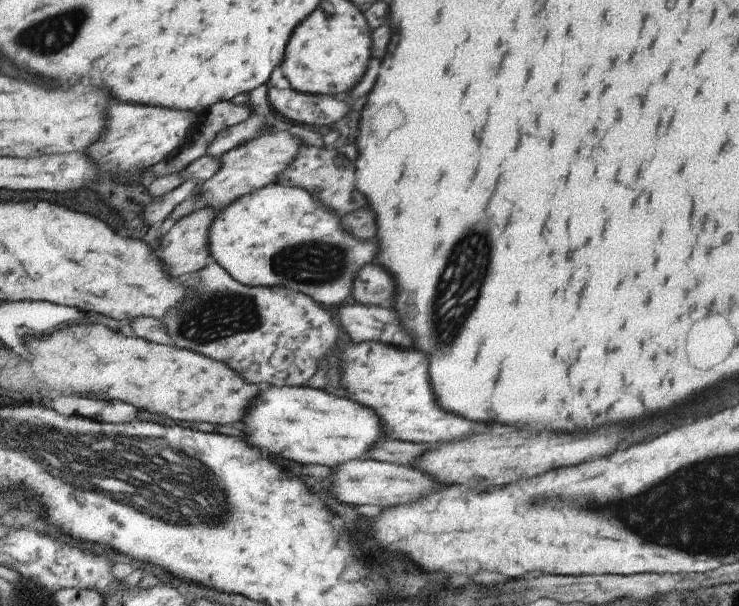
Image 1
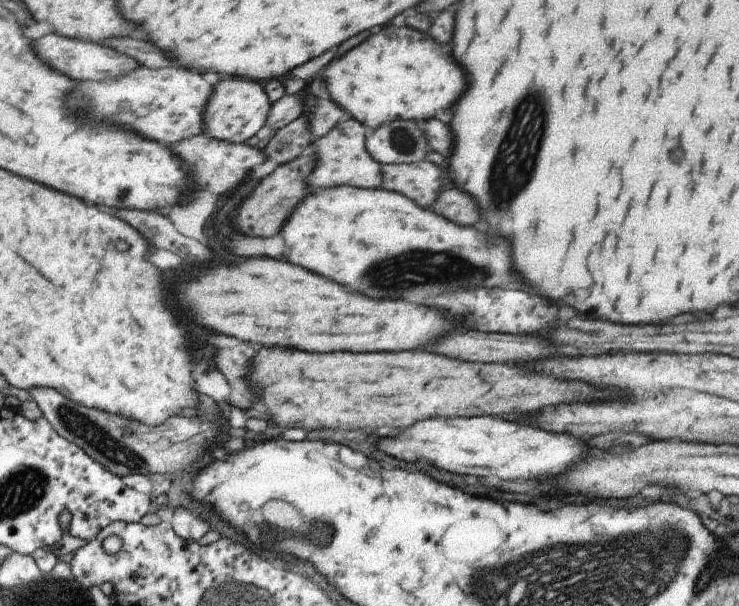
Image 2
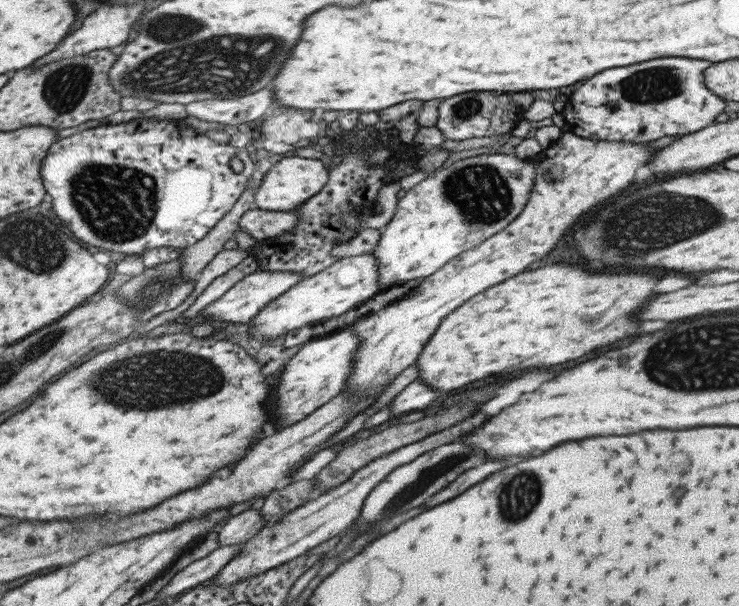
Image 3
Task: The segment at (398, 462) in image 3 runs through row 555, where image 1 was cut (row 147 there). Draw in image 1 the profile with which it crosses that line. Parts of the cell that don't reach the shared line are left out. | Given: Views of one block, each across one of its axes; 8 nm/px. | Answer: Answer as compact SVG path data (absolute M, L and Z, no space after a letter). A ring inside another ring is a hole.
M287 130L275 132L275 134L270 132L267 135L253 136L250 140L237 144L234 149L231 148L229 152L218 157L217 172L196 186L197 200L201 202L200 207L213 208L216 212L221 212L221 208L231 204L239 196L275 183L277 176L283 172L283 168L287 168L293 162L301 144L301 140L289 134Z

